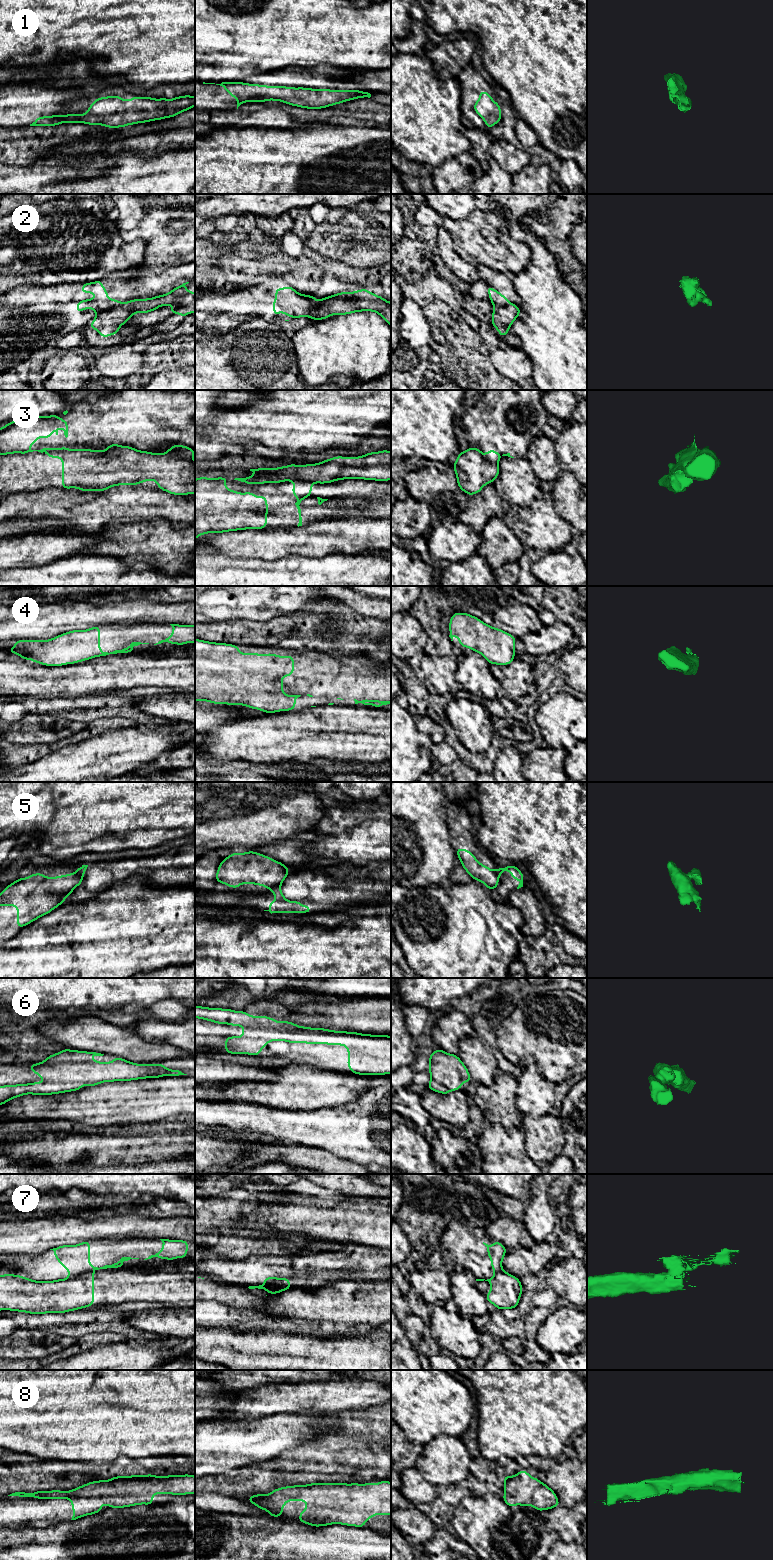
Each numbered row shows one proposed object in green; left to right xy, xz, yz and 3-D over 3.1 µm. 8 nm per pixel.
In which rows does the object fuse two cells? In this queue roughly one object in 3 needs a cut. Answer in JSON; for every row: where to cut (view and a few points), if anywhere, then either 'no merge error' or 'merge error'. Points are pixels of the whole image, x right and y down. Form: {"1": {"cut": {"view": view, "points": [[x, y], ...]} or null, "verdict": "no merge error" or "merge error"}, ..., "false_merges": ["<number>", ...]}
{"1": {"cut": null, "verdict": "no merge error"}, "2": {"cut": {"view": "xy", "points": [[121, 303], [102, 310], [95, 316]]}, "verdict": "merge error"}, "3": {"cut": {"view": "xy", "points": [[66, 448], [45, 452]]}, "verdict": "merge error"}, "4": {"cut": null, "verdict": "no merge error"}, "5": {"cut": {"view": "xz", "points": [[280, 884], [270, 889]]}, "verdict": "merge error"}, "6": {"cut": null, "verdict": "no merge error"}, "7": {"cut": {"view": "xy", "points": [[93, 1270], [69, 1277]]}, "verdict": "merge error"}, "8": {"cut": null, "verdict": "no merge error"}, "false_merges": ["2", "3", "5", "7"]}

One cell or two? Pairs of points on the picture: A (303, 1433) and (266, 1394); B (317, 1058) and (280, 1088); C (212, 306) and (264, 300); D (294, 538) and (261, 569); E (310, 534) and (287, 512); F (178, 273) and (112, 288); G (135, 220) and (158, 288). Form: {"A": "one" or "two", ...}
{"A": "two", "B": "two", "C": "one", "D": "two", "E": "two", "F": "one", "G": "two"}

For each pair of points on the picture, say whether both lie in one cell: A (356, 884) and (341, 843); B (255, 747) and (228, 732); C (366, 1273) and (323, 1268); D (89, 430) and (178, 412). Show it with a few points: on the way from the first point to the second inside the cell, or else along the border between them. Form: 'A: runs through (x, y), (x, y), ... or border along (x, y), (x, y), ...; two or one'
A: border along (372, 860), (361, 865), (343, 866); two
B: runs through (248, 740), (235, 739); one
C: runs through (355, 1268), (334, 1268); one
D: runs through (111, 421), (122, 417), (156, 417); one

